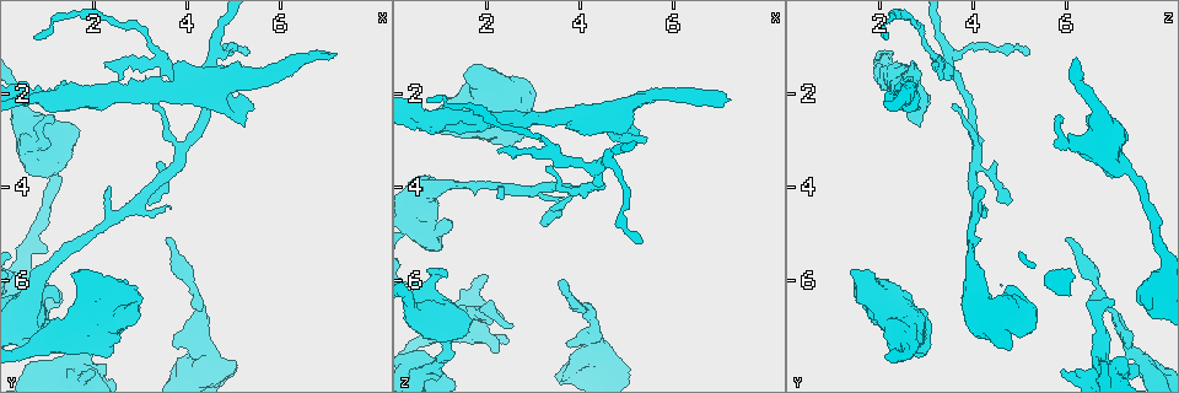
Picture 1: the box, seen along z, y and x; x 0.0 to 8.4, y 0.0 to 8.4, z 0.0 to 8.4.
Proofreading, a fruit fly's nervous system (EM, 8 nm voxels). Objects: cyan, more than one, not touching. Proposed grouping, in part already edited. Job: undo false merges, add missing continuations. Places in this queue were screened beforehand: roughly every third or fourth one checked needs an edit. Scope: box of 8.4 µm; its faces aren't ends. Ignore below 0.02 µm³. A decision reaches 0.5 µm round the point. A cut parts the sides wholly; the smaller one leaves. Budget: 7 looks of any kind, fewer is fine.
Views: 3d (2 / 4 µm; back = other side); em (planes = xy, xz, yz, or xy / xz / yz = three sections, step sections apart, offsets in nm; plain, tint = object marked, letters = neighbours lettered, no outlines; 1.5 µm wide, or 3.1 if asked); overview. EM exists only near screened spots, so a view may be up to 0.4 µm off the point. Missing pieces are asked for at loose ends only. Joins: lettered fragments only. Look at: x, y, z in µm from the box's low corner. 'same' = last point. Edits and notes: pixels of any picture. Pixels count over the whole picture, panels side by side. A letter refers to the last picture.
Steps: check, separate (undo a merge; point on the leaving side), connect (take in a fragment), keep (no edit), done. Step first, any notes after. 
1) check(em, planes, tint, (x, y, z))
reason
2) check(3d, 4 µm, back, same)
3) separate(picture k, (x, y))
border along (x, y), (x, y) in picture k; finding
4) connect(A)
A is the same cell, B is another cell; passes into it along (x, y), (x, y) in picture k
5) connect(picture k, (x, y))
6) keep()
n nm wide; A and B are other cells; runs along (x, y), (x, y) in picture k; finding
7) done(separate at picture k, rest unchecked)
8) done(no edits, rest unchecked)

check(em, planes, letters, (3.05, 6.30, 1.90))
an open end

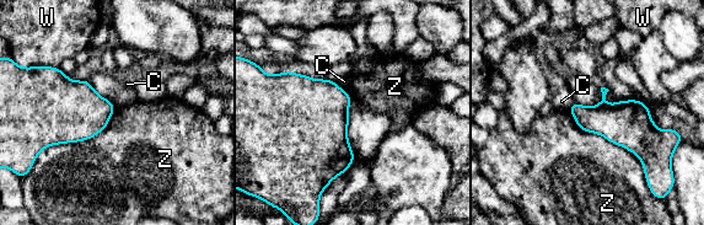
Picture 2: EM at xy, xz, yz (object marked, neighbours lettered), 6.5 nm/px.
keep()
C, W and Z are other cells; border along (568, 111), (645, 172) in picture 2; none of them fits

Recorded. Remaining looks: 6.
check(em, planes, letters, (3.65, 5.10, 5.95))
long arm stops here

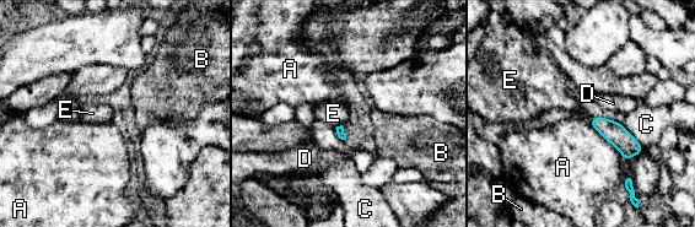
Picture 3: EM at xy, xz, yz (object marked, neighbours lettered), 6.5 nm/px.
keep()
A, B, C, D and E are other cells; border along (341, 124), (335, 128) in picture 3; no lettered fragment goes on from it

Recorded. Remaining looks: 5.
check(em, yz, step 8, tint, (2.60, 6.45, 7.00))
thin end

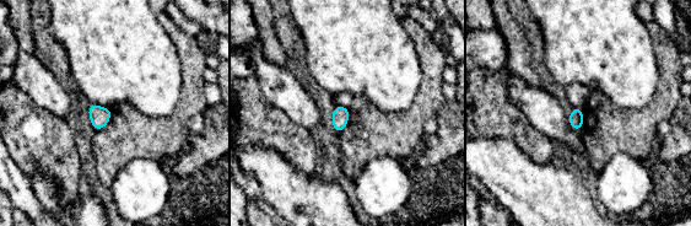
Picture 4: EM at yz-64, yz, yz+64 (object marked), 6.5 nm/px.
check(em, xz, step 4, letters, same)

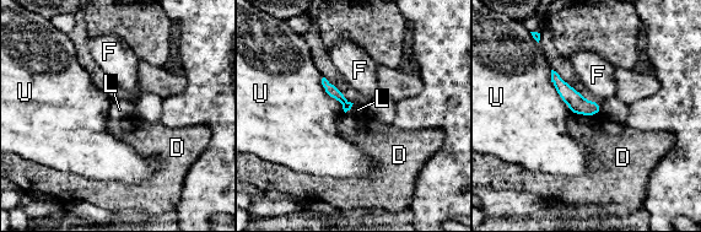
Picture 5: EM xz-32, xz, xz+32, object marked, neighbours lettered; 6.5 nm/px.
keep()
D, F, L and U are other cells; none of them fits

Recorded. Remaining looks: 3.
done(no edits, rest unchecked)

